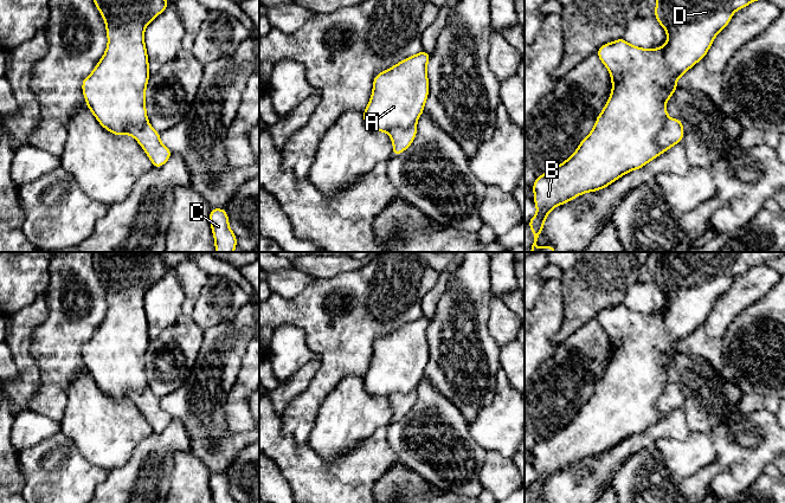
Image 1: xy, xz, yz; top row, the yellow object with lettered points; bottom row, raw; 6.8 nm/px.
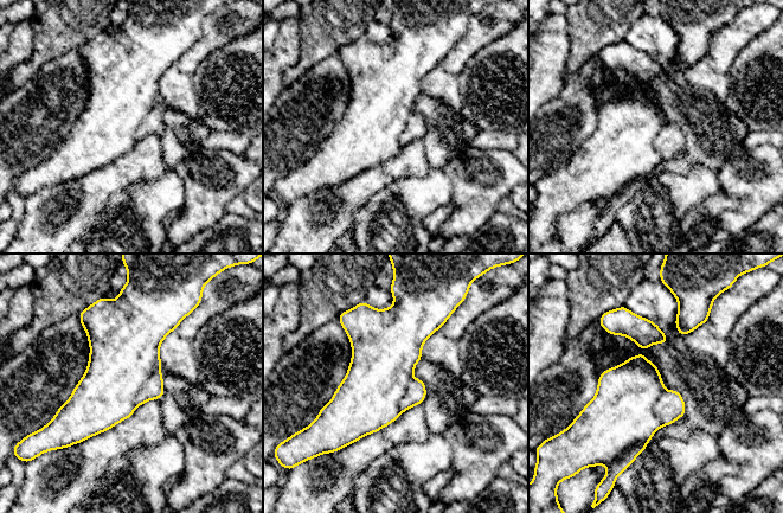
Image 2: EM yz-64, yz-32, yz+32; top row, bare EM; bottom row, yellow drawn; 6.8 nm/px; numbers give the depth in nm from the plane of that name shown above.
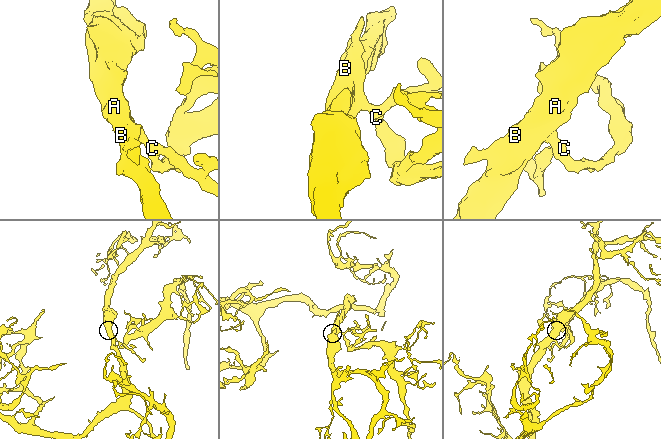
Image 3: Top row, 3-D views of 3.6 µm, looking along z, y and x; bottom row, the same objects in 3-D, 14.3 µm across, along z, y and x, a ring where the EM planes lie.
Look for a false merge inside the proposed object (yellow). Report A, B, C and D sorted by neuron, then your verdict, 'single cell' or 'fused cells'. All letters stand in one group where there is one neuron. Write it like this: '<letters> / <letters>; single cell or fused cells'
A B D / C; fused cells

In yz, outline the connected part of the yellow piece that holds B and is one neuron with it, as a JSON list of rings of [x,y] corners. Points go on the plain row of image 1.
[[[658,252],[655,283],[667,296],[668,305],[659,314],[641,314],[619,303],[601,310],[597,321],[610,337],[612,356],[603,376],[598,380],[592,396],[581,405],[579,412],[565,427],[546,436],[533,449],[536,479],[526,489],[532,492],[534,503],[539,503],[549,477],[558,470],[565,470],[574,463],[603,454],[631,436],[643,433],[659,420],[657,398],[668,386],[665,367],[678,354],[676,346],[699,325],[703,325],[718,298],[729,289],[735,276],[753,266],[767,264],[784,252]]]

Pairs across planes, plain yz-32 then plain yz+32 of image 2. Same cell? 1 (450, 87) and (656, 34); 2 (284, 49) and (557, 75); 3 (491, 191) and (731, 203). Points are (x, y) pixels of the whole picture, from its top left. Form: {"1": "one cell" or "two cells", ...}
{"1": "one cell", "2": "one cell", "3": "two cells"}

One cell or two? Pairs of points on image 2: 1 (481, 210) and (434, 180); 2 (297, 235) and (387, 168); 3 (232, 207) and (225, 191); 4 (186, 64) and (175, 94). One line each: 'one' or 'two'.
1: two
2: one
3: two
4: two

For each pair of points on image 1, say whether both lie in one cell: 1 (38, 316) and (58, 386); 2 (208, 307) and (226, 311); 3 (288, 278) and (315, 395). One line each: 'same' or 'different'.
1: different
2: same
3: different

